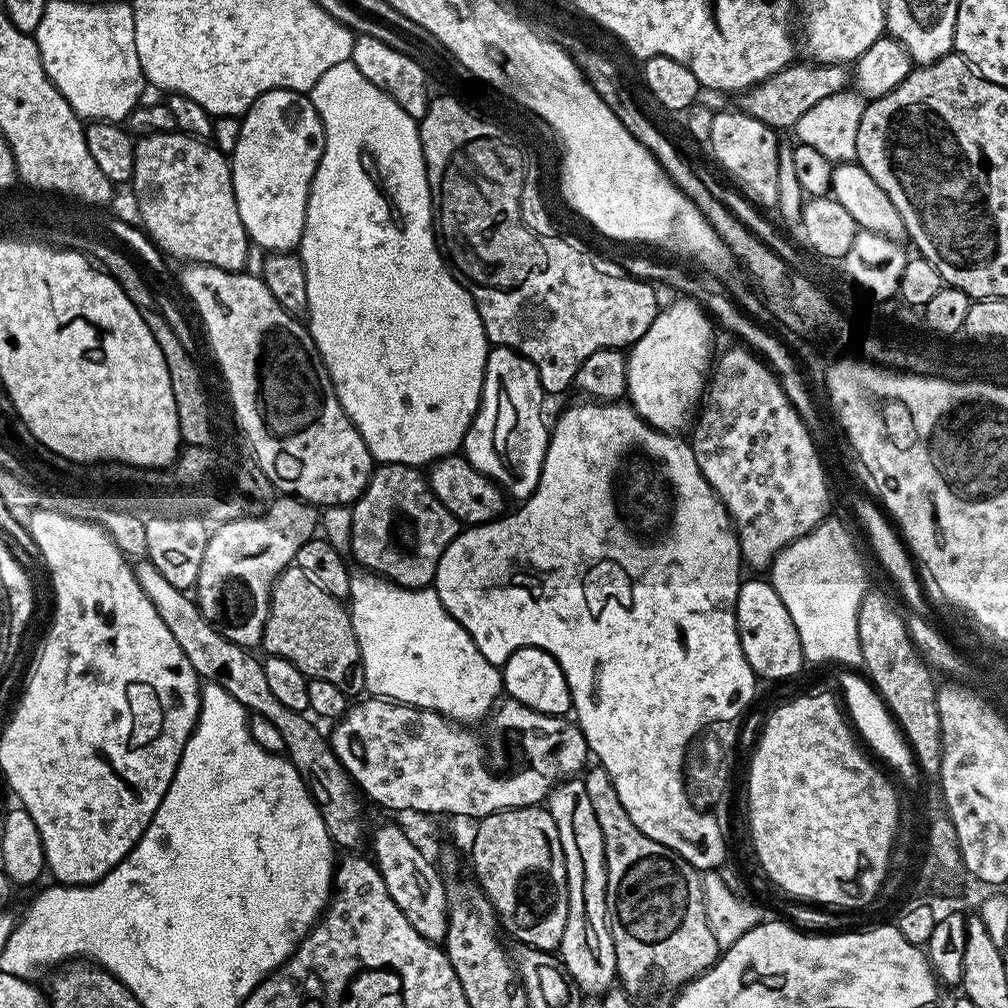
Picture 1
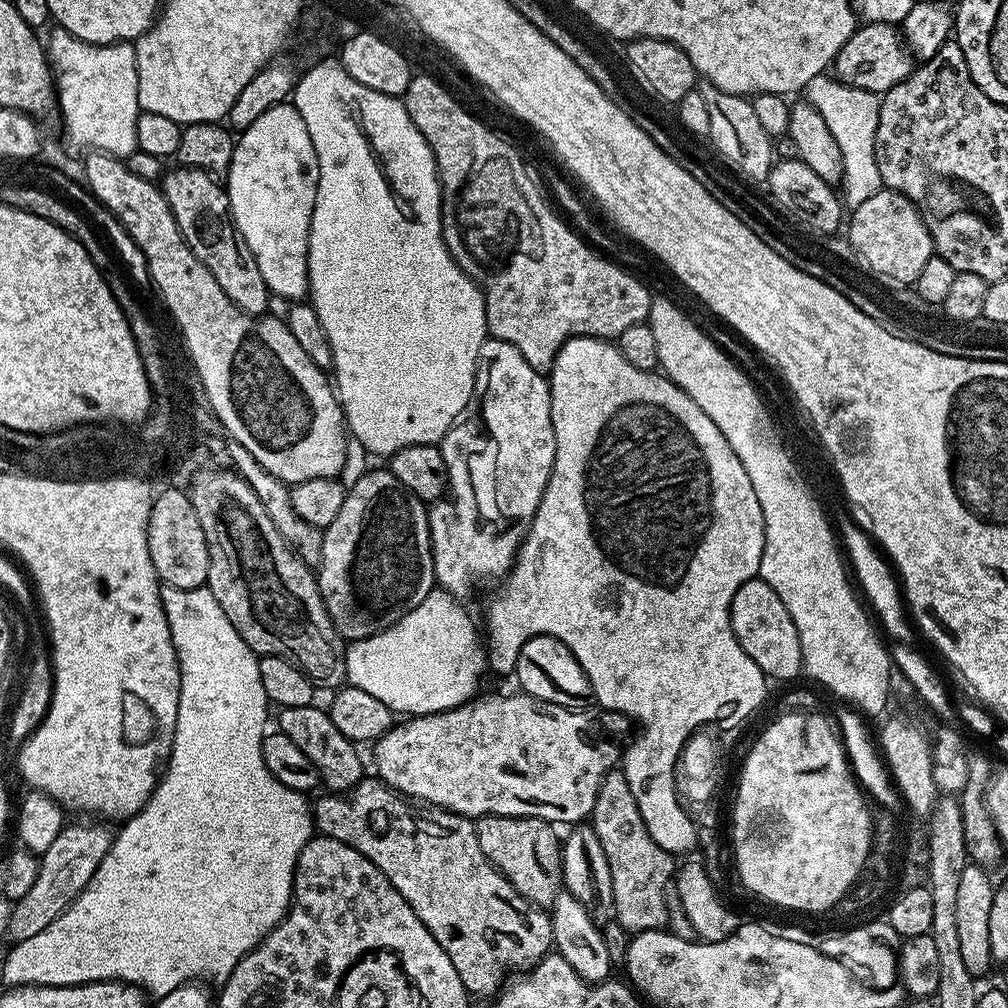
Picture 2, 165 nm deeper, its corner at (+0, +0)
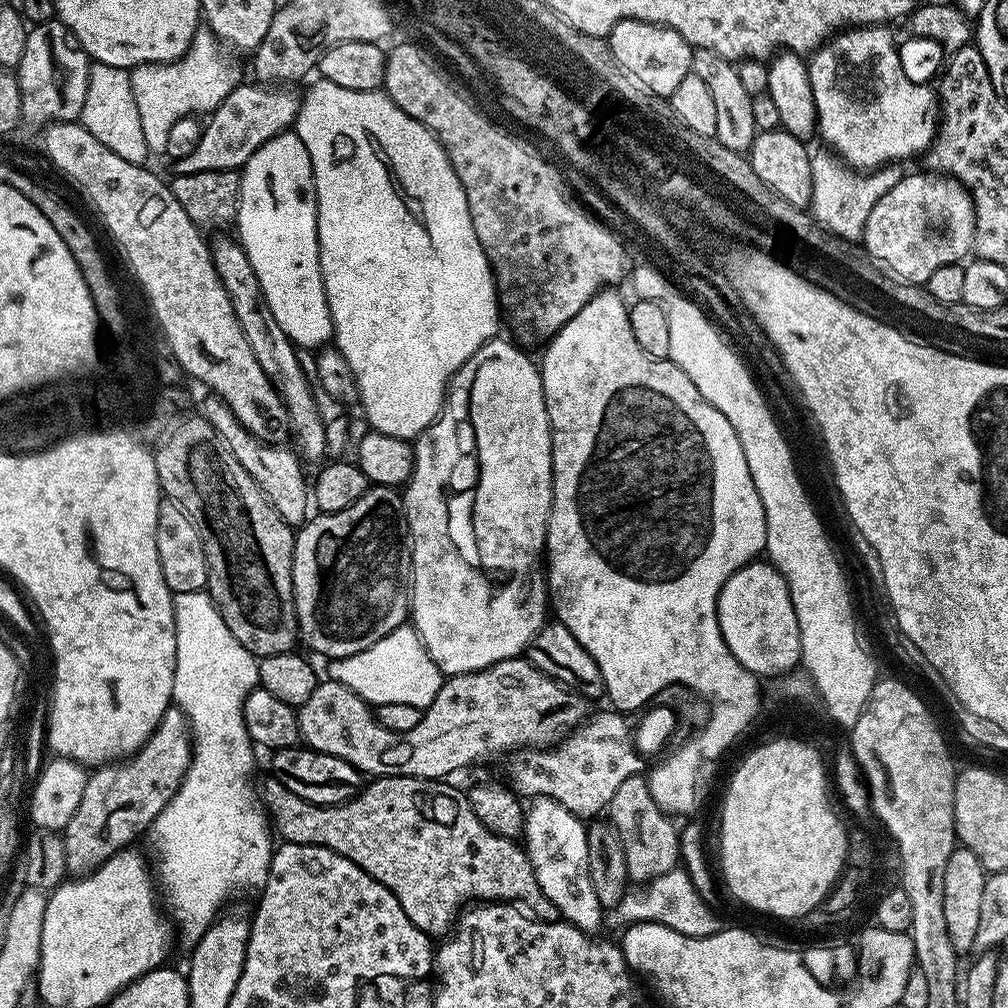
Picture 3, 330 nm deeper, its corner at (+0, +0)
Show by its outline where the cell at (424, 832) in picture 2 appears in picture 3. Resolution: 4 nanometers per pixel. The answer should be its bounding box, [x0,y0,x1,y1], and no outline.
[262,776,561,938]

